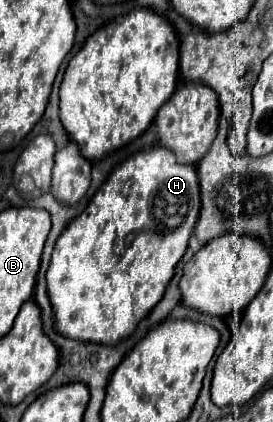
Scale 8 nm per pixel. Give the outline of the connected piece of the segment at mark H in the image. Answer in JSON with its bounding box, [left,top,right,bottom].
[47,147,199,345]

